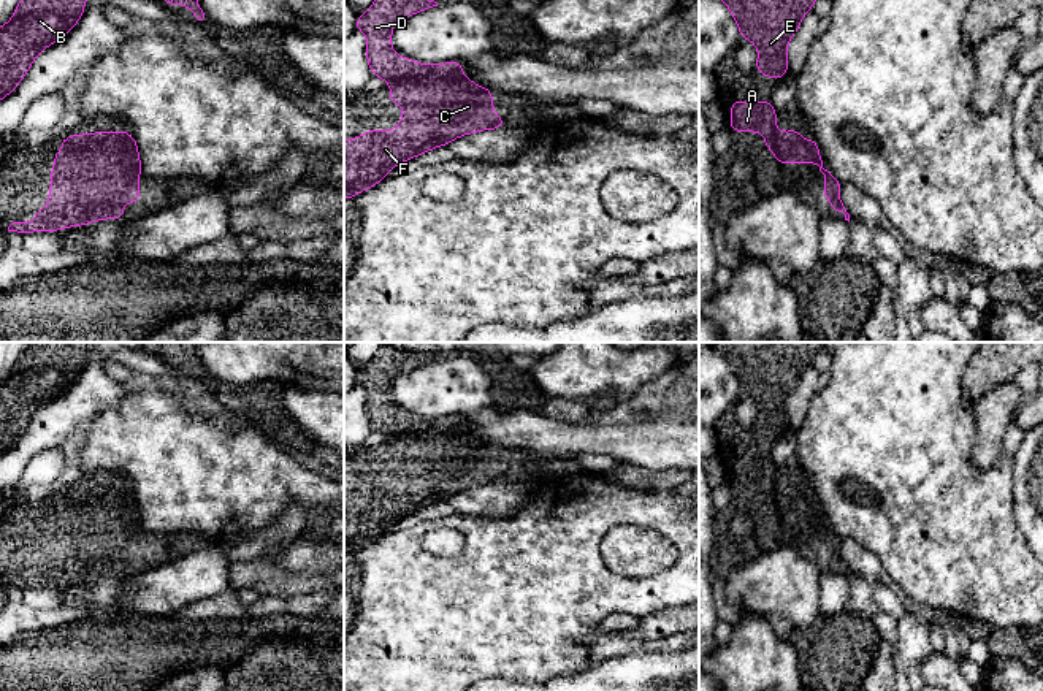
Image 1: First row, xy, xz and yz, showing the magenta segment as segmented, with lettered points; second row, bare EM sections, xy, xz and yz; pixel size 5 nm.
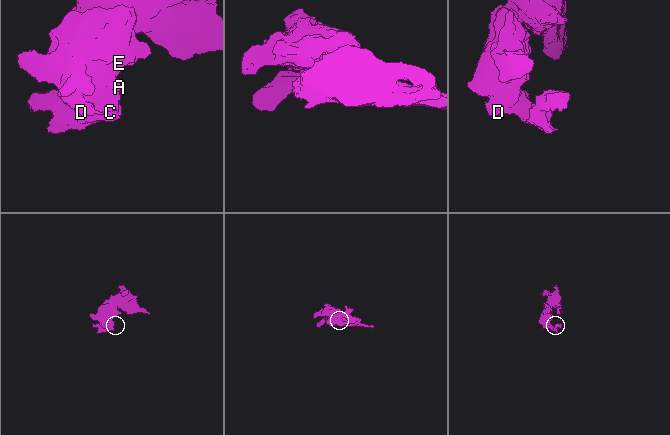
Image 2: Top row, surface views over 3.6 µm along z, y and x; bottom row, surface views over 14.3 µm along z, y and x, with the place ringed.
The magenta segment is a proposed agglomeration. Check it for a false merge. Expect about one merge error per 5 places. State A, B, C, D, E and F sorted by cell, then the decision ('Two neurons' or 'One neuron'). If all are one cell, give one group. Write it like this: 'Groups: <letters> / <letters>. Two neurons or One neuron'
Groups: A B C D E F. One neuron

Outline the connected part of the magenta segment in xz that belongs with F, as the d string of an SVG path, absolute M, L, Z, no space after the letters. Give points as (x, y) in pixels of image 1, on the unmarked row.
M382 344L368 366L357 371L355 384L361 385L368 395L369 425L372 431L390 441L390 458L403 461L403 472L395 485L366 485L365 490L344 496L344 553L347 555L379 539L390 525L406 515L447 501L460 491L504 480L504 474L493 464L491 445L469 436L460 417L426 420L401 412L392 404L393 380L403 372L433 361L437 358L431 353L399 350Z

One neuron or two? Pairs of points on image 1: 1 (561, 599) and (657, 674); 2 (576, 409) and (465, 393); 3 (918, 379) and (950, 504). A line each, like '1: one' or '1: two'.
1: two
2: two
3: one

